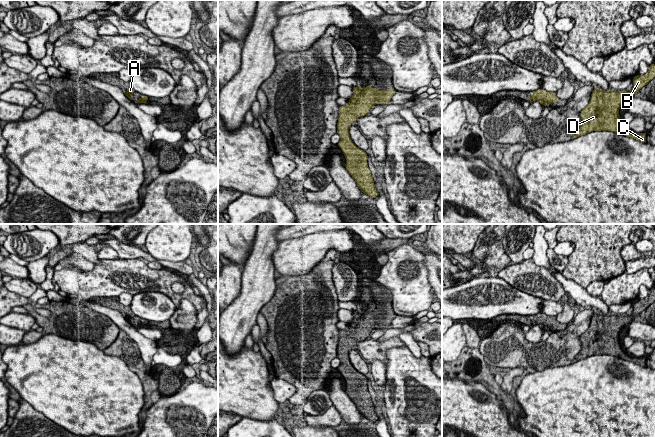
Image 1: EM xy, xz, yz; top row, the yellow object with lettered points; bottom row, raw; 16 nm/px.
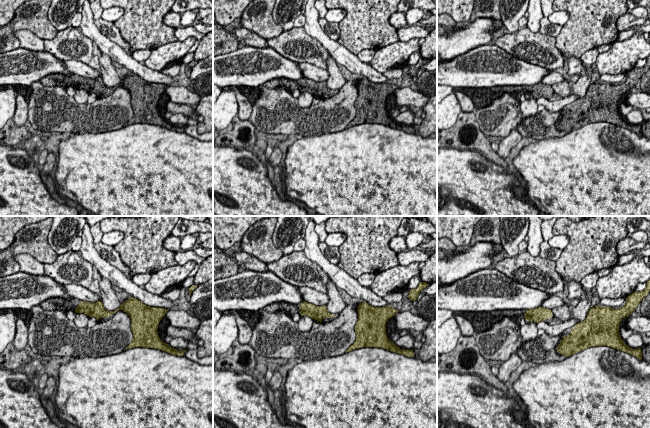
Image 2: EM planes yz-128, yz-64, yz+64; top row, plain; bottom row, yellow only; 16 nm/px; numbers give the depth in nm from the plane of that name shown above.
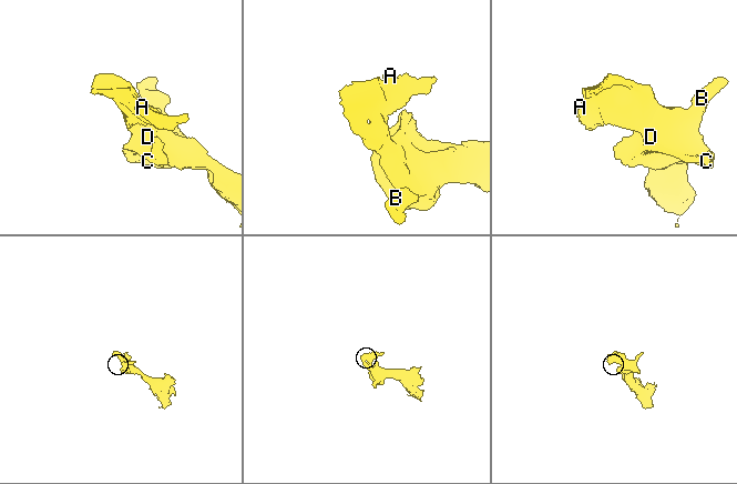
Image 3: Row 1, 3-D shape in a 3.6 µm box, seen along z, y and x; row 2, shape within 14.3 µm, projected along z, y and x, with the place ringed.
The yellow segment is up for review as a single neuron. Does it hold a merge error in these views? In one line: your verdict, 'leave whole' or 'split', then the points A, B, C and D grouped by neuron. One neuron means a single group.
leave whole; groups A B C D

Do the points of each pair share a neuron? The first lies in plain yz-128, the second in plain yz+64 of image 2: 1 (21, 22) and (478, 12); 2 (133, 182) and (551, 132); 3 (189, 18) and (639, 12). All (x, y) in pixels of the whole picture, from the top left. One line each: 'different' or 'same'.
1: same
2: different
3: same

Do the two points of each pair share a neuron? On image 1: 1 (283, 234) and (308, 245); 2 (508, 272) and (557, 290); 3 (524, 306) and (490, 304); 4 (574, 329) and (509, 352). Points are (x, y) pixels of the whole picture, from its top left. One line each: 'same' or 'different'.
1: different
2: same
3: same
4: same

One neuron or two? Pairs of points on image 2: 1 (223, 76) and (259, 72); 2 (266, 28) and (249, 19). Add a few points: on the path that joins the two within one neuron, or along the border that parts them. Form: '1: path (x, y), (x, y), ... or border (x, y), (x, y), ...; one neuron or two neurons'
1: path (232, 72), (250, 72); one neuron
2: path (262, 24), (257, 19), (253, 19); one neuron

